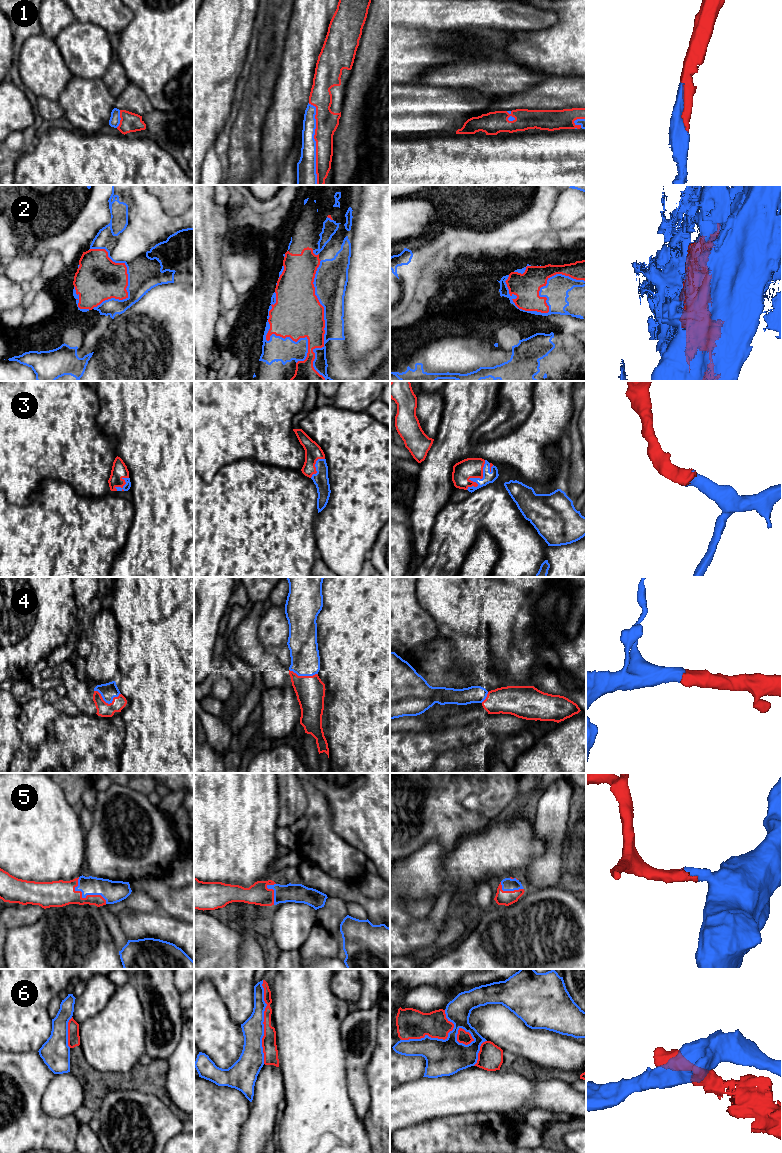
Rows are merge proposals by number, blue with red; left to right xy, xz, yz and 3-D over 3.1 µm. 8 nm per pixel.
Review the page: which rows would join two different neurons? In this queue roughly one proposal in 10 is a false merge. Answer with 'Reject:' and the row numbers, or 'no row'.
Reject: 2, 6

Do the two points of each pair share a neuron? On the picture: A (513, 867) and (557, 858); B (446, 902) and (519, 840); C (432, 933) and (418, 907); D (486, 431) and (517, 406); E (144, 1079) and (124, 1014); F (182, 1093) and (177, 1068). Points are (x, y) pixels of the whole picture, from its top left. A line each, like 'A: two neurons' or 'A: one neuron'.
A: two neurons
B: two neurons
C: two neurons
D: one neuron
E: two neurons
F: one neuron

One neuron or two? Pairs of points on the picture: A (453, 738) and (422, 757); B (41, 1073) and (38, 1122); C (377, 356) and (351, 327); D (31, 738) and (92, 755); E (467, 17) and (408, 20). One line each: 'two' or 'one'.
A: one
B: one
C: two
D: one
E: one

